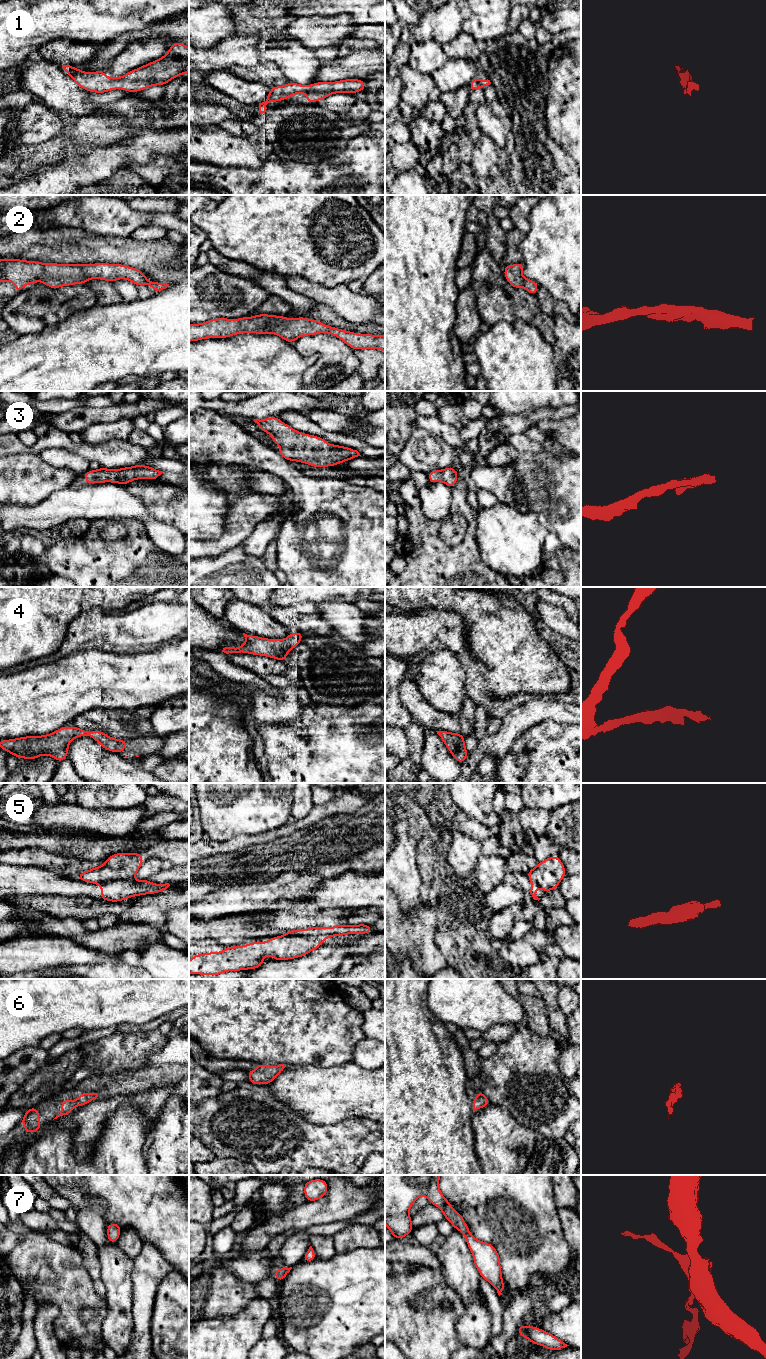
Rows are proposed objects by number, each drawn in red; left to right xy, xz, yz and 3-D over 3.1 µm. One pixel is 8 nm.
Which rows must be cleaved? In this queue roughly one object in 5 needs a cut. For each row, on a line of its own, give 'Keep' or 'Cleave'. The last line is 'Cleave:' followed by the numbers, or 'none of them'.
1: Keep
2: Keep
3: Keep
4: Keep
5: Cleave
6: Keep
7: Keep
Cleave: 5

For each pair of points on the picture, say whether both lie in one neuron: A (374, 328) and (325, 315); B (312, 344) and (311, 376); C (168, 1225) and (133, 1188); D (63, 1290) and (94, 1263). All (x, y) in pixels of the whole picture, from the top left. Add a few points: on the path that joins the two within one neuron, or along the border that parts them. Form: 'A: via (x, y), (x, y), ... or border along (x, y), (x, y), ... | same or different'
A: via (362, 328), (346, 326), (337, 321) | same
B: via (320, 352), (322, 354), (322, 365), (319, 368) | same
C: via (158, 1215), (146, 1205), (146, 1201), (143, 1198) | same
D: border along (76, 1248), (82, 1256), (83, 1267), (93, 1279) | different

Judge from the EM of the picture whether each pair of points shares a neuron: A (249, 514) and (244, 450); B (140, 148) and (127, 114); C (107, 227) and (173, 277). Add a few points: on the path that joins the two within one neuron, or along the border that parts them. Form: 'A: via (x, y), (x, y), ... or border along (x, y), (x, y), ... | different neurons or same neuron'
A: border along (222, 465), (241, 465), (250, 471) | different neurons
B: border along (157, 130), (138, 130), (112, 142) | different neurons
C: border along (96, 234), (129, 236) | different neurons

